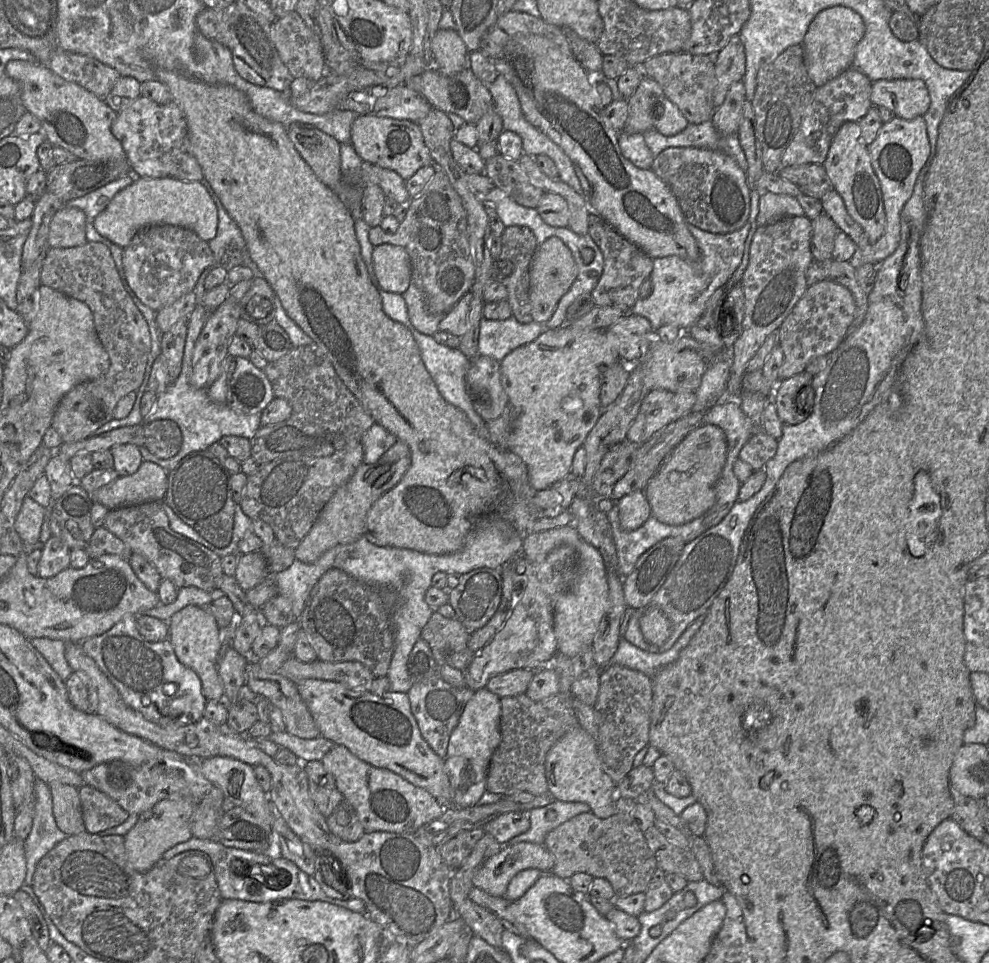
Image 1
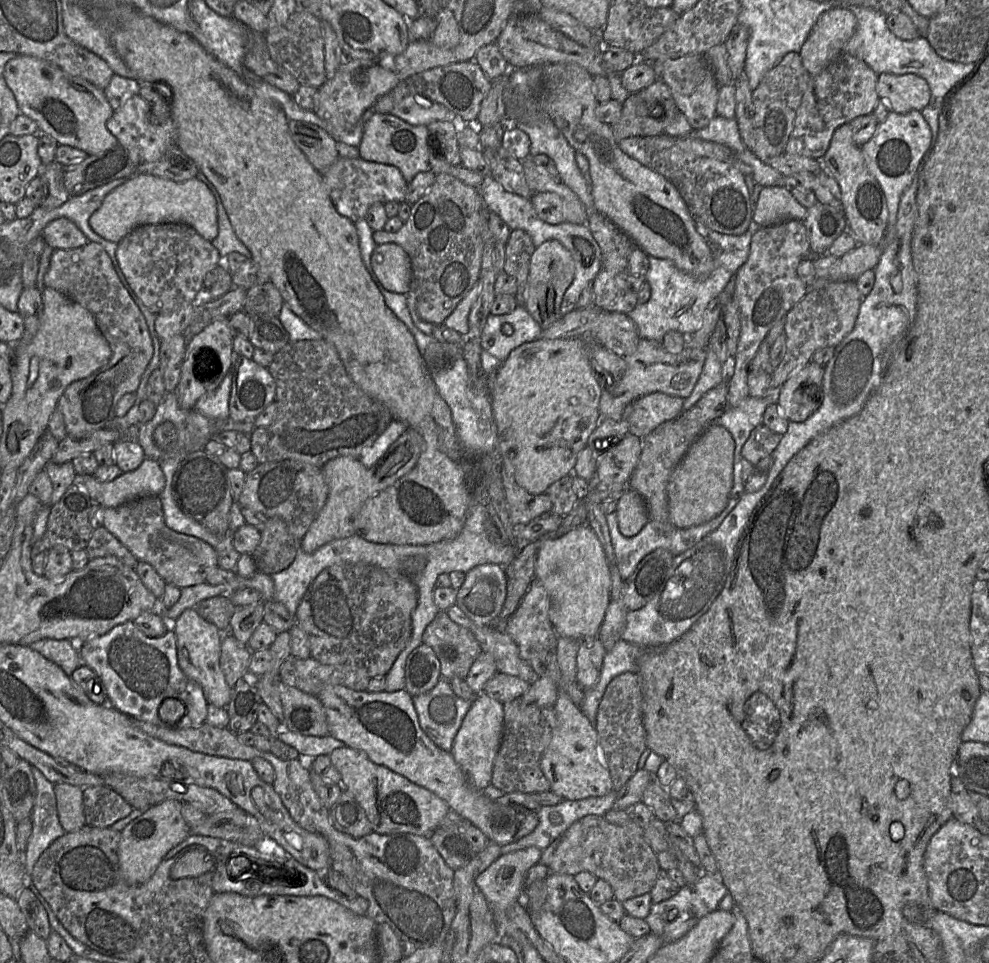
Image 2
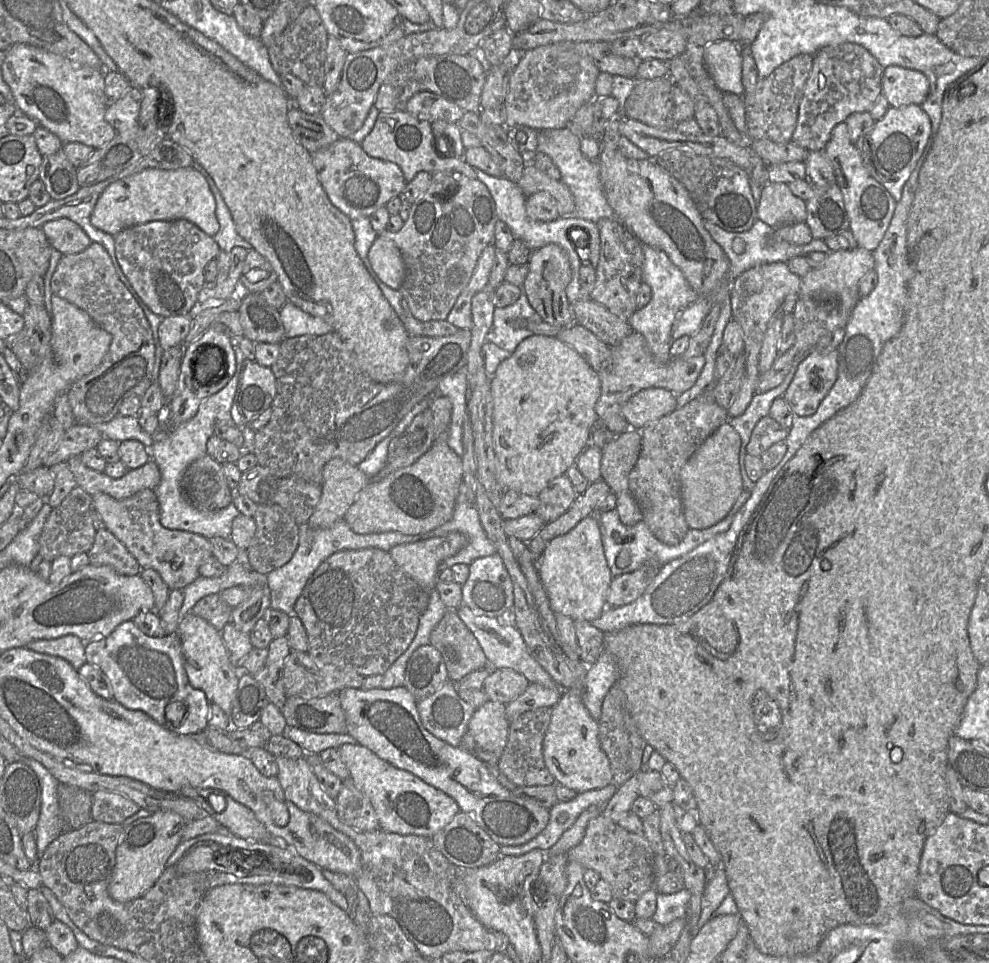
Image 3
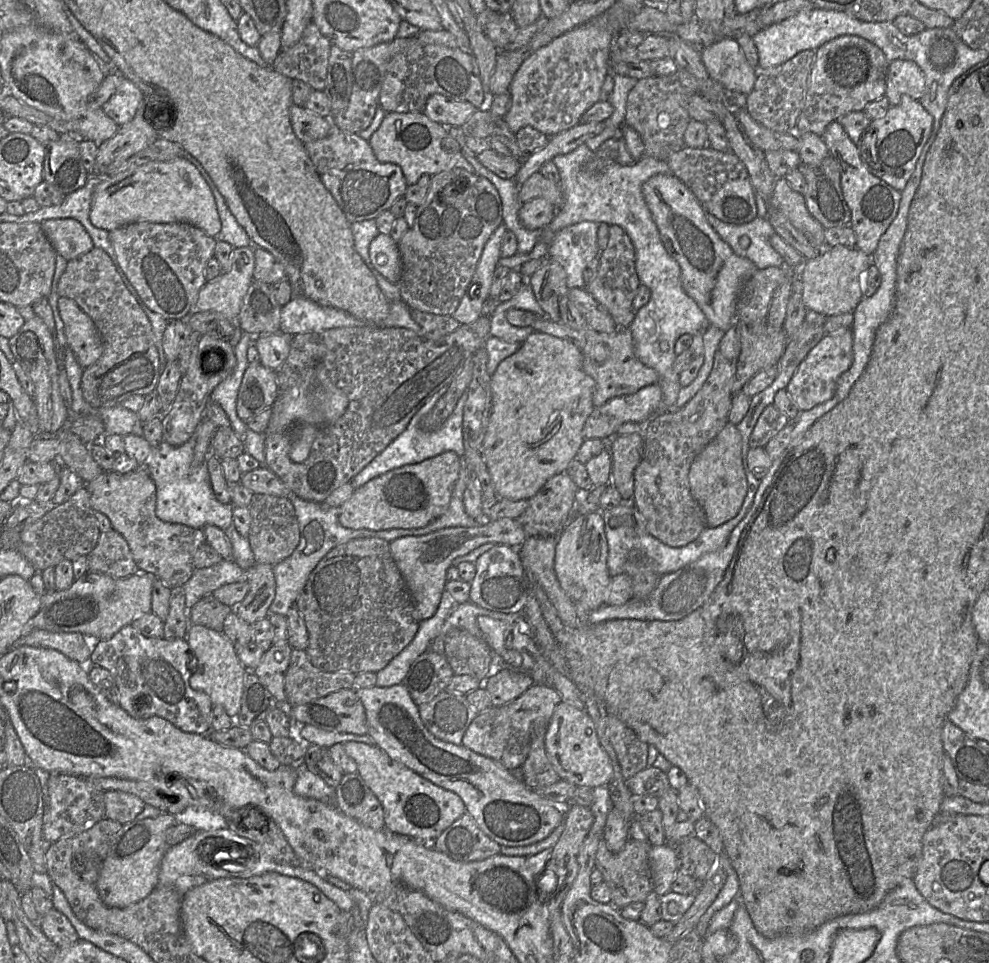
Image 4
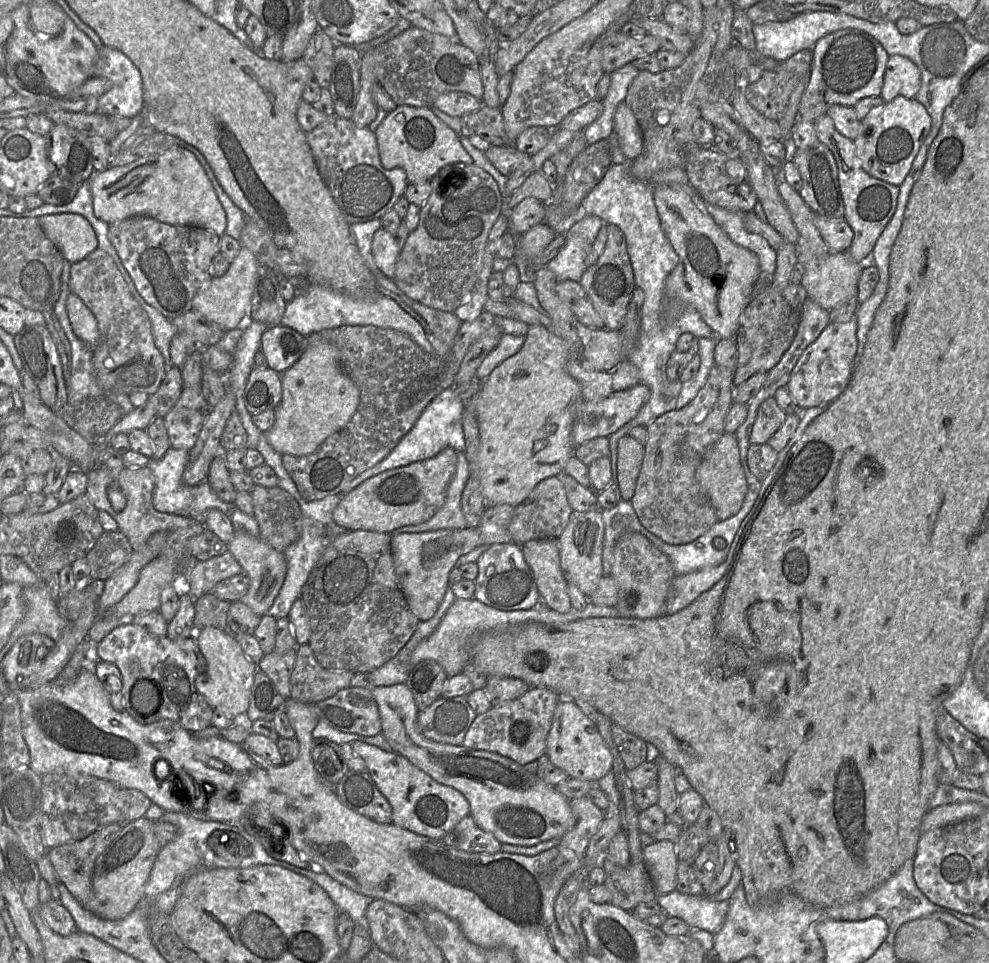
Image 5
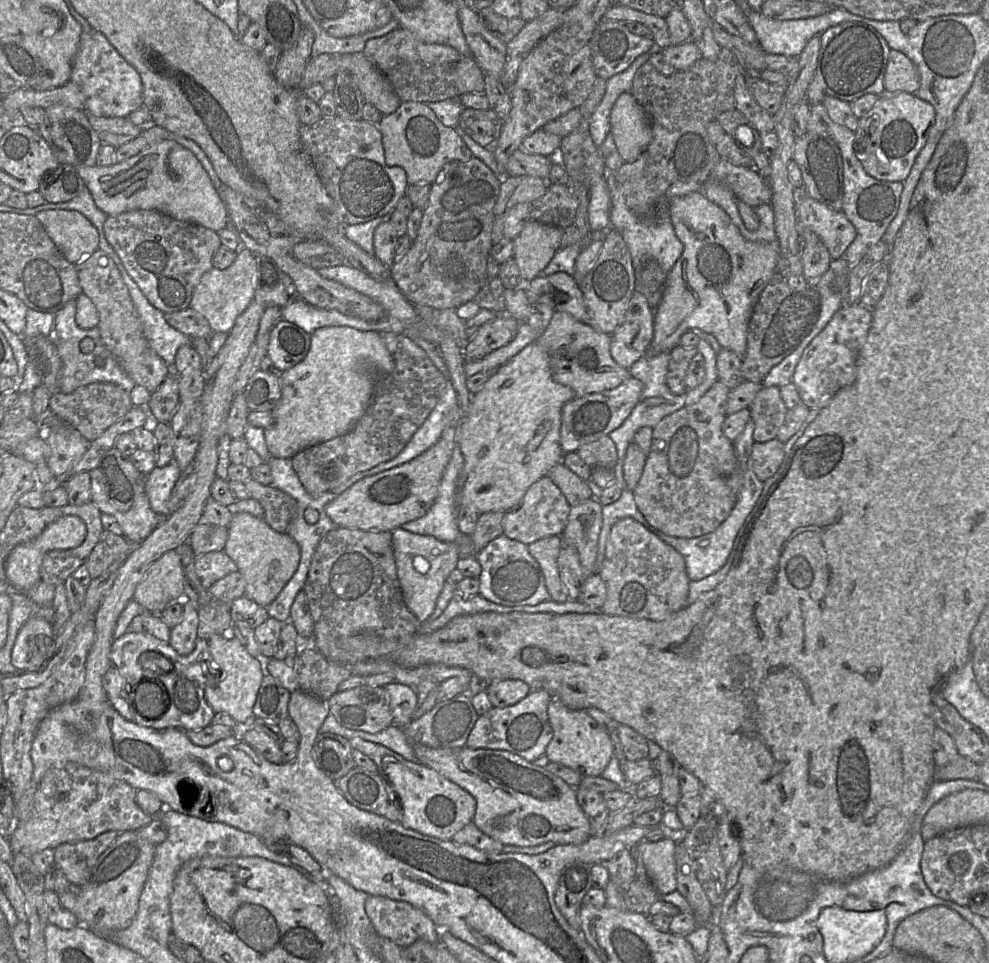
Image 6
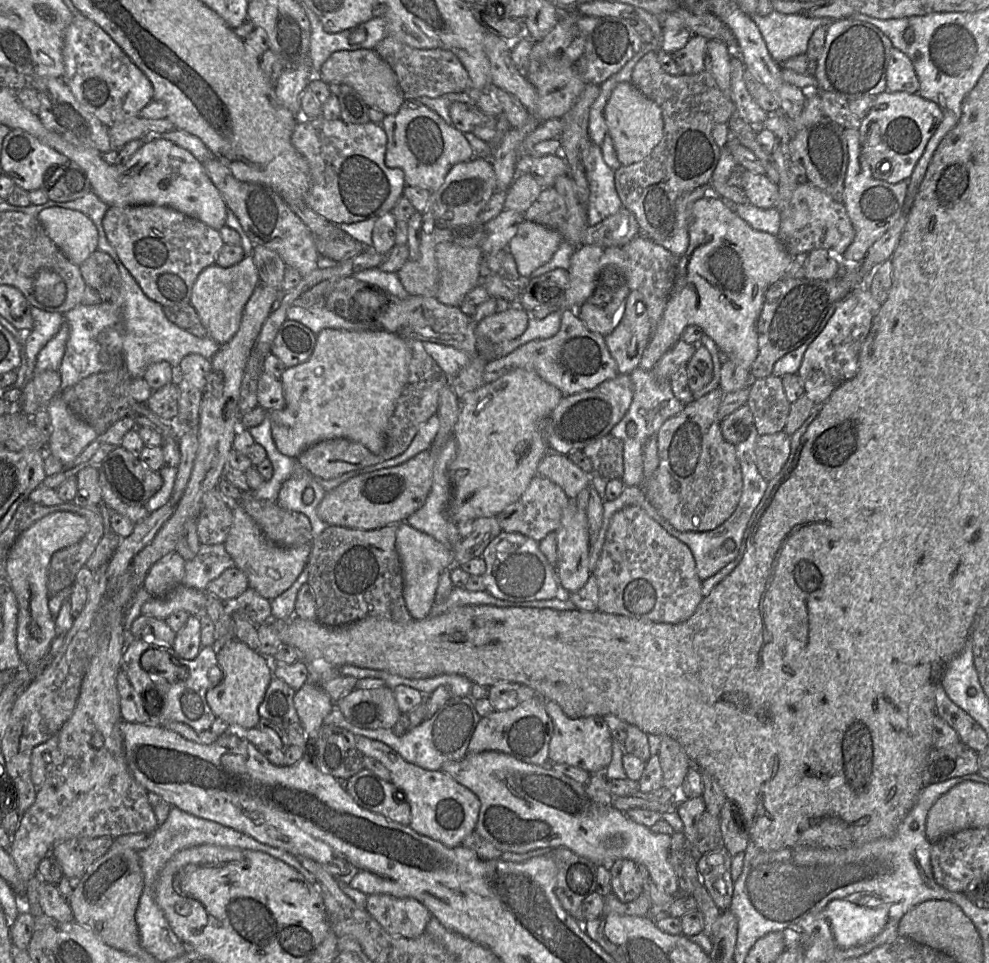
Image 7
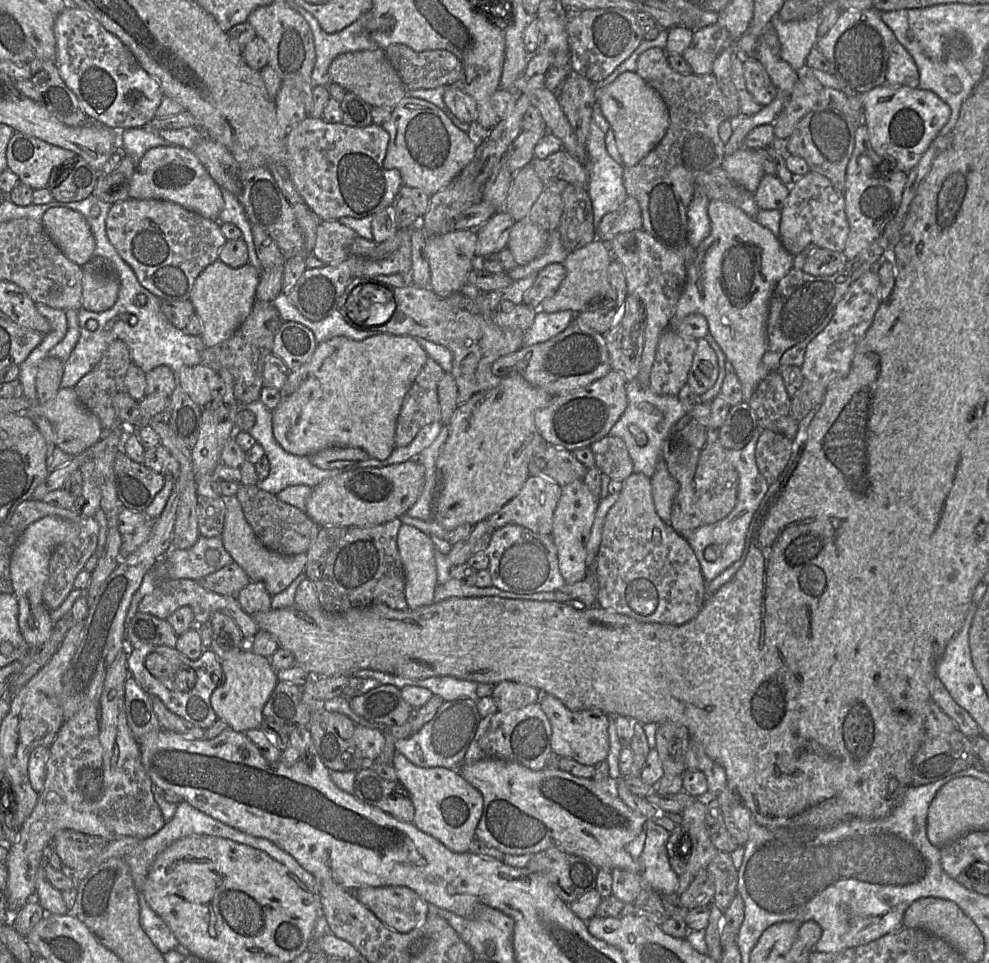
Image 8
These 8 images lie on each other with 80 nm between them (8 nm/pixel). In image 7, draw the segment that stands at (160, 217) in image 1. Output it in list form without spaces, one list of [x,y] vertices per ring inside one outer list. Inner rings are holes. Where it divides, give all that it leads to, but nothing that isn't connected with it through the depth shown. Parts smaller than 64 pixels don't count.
[[[161,136],[148,139],[123,165],[71,162],[85,171],[91,191],[109,207],[154,204],[173,208],[216,230],[226,225],[227,206],[203,164],[188,150]]]

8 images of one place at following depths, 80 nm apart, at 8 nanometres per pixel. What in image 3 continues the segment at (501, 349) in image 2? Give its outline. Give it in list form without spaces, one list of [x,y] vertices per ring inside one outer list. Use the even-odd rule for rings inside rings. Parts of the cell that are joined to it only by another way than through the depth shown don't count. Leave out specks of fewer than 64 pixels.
[[[525,292],[512,305],[503,308],[496,307],[493,325],[486,336],[486,341],[513,353],[524,339],[533,335],[532,331],[528,329],[513,328],[515,320],[521,318],[536,323],[543,322],[539,314],[530,305]]]

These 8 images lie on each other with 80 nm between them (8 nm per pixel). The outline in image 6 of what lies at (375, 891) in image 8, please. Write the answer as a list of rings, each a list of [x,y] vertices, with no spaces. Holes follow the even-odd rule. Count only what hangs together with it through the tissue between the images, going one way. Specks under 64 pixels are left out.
[[[369,896],[365,911],[374,931],[399,946],[408,947],[419,940],[439,941],[439,927],[422,910],[407,902]]]

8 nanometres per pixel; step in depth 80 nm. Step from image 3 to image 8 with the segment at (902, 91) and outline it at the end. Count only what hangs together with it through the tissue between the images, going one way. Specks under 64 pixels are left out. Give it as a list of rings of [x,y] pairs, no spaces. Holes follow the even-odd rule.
[[[897,40],[890,48],[886,84],[918,88],[919,71],[910,53]]]

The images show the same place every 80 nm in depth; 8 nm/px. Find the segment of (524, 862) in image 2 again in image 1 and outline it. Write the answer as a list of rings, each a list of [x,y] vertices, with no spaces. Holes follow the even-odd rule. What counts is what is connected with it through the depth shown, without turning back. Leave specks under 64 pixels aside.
[[[520,842],[514,845],[504,845],[502,849],[492,856],[473,877],[473,885],[487,894],[503,898],[509,882],[519,872],[527,869],[538,869],[542,873],[551,873],[554,867],[554,856],[544,845]]]

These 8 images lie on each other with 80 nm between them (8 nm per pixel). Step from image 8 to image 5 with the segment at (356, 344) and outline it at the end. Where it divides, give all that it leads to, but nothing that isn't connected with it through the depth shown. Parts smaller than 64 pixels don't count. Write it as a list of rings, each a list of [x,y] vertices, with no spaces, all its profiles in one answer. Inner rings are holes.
[[[312,333],[308,337],[303,355],[281,374],[282,399],[275,409],[274,424],[264,433],[268,443],[281,455],[305,456],[314,452],[330,435],[350,421],[360,401],[359,388],[341,368],[338,349],[326,342],[320,333]]]

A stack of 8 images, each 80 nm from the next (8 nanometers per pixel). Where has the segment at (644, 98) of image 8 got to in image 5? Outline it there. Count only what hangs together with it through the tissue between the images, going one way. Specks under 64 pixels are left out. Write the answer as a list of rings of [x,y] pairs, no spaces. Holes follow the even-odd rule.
[[[625,101],[618,105],[614,113],[614,131],[627,160],[636,159],[643,149],[643,134],[633,111]]]

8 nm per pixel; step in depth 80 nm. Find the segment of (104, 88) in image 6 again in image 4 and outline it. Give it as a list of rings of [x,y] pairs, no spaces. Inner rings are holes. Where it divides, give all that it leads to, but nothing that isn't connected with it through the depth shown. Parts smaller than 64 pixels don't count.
[[[119,75],[116,92],[101,108],[108,117],[122,126],[133,119],[143,98],[144,93],[134,82]]]

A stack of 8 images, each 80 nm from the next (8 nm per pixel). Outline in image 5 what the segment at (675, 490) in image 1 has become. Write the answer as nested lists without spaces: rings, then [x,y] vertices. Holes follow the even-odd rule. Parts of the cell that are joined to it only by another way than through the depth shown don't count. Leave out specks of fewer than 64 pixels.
[[[724,433],[705,453],[695,477],[713,505],[718,521],[736,515],[747,494],[747,481],[740,461],[740,452],[735,433]]]

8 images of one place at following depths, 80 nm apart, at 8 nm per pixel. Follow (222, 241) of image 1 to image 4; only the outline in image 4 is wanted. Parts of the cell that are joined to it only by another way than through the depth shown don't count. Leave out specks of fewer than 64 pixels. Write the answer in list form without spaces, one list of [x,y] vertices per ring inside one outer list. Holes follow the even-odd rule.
[[[188,152],[185,154],[185,158],[189,160],[197,168],[197,170],[200,172],[202,177],[205,179],[205,181],[209,185],[213,193],[213,196],[215,198],[217,211],[221,221],[221,230],[217,234],[217,236],[215,236],[215,239],[217,241],[227,242],[233,248],[254,247],[251,244],[251,240],[247,235],[246,231],[239,225],[236,218],[233,216],[233,214],[229,210],[224,197],[219,192],[215,183],[209,180],[205,171],[197,162],[197,159],[191,156]]]

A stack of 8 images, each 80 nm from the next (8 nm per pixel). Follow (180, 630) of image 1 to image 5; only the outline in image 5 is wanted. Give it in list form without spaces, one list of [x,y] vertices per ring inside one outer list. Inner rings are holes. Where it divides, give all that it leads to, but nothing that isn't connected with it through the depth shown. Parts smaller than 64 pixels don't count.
[[[206,627],[195,632],[192,637],[196,639],[207,662],[207,670],[195,679],[196,690],[213,709],[224,711],[236,722],[241,720],[249,707],[257,664],[247,658],[235,637],[228,631]]]

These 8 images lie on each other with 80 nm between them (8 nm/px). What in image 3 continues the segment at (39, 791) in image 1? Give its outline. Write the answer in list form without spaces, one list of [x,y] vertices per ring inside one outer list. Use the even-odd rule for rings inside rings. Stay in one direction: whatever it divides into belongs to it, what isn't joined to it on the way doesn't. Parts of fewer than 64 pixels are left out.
[[[26,758],[23,759],[23,761],[36,773],[41,786],[41,809],[40,809],[39,819],[34,830],[36,844],[37,844],[38,860],[32,863],[32,867],[36,868],[36,864],[38,863],[39,859],[43,856],[49,844],[52,841],[54,841],[56,838],[58,838],[61,835],[61,833],[63,833],[64,831],[63,823],[60,816],[59,799],[58,799],[58,791],[57,791],[59,782],[51,774],[51,772],[40,762],[32,758]]]

